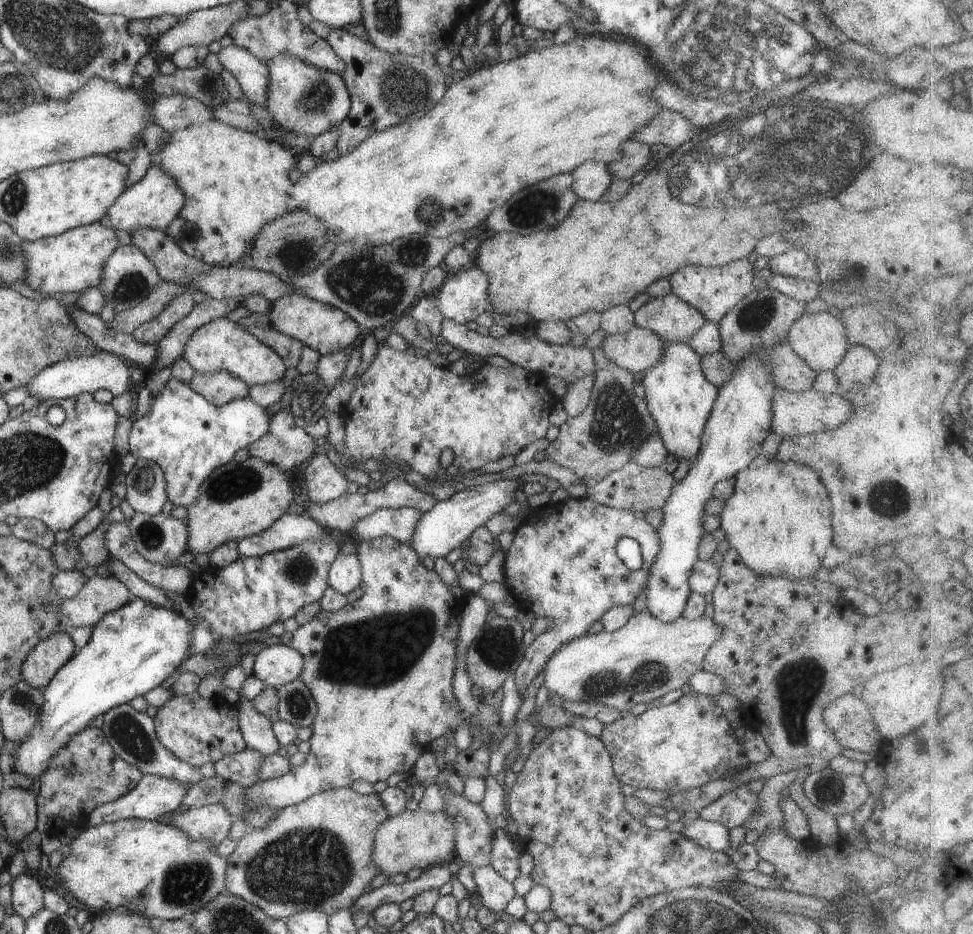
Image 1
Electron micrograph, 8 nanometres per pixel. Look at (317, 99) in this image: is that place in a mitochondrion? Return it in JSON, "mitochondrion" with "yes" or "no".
{"mitochondrion":"yes"}

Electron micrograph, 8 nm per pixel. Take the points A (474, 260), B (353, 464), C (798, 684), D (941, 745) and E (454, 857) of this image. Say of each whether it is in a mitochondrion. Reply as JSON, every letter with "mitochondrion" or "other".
{"A":"other","B":"other","C":"mitochondrion","D":"mitochondrion","E":"other"}

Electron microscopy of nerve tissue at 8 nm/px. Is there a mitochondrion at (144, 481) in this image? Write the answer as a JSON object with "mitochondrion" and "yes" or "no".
{"mitochondrion":"yes"}

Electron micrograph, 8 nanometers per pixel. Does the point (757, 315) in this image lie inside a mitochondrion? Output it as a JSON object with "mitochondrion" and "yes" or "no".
{"mitochondrion":"yes"}

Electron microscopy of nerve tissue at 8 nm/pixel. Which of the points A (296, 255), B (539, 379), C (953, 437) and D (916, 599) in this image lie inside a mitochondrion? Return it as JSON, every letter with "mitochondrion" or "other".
{"A":"mitochondrion","B":"other","C":"other","D":"other"}

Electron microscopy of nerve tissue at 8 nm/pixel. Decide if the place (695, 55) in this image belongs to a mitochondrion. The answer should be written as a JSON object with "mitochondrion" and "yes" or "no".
{"mitochondrion":"yes"}

